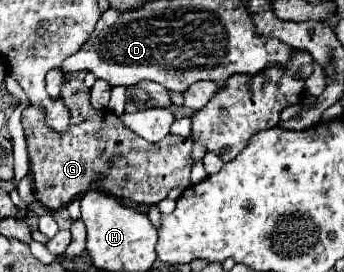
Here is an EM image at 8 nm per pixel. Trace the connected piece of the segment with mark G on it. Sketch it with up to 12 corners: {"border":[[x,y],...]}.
{"border":[[66,81],[66,133],[22,111],[36,197],[156,205],[190,187],[190,137],[144,141]]}

